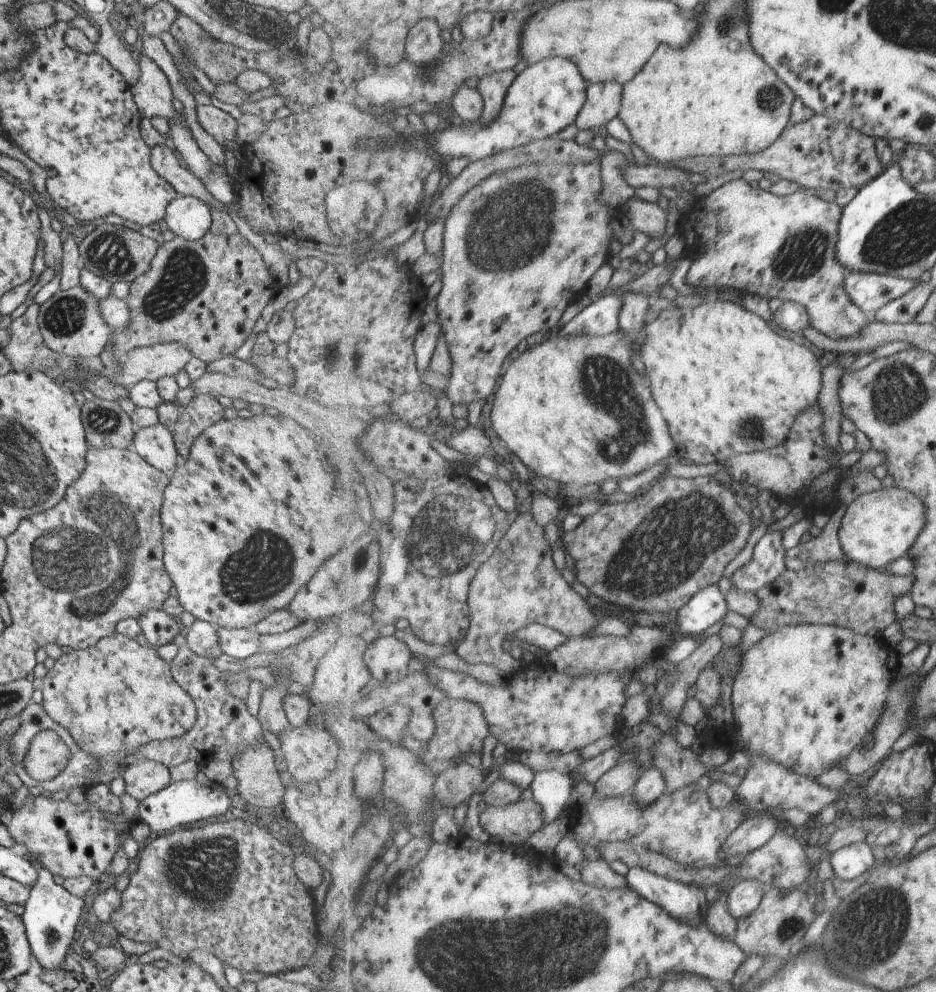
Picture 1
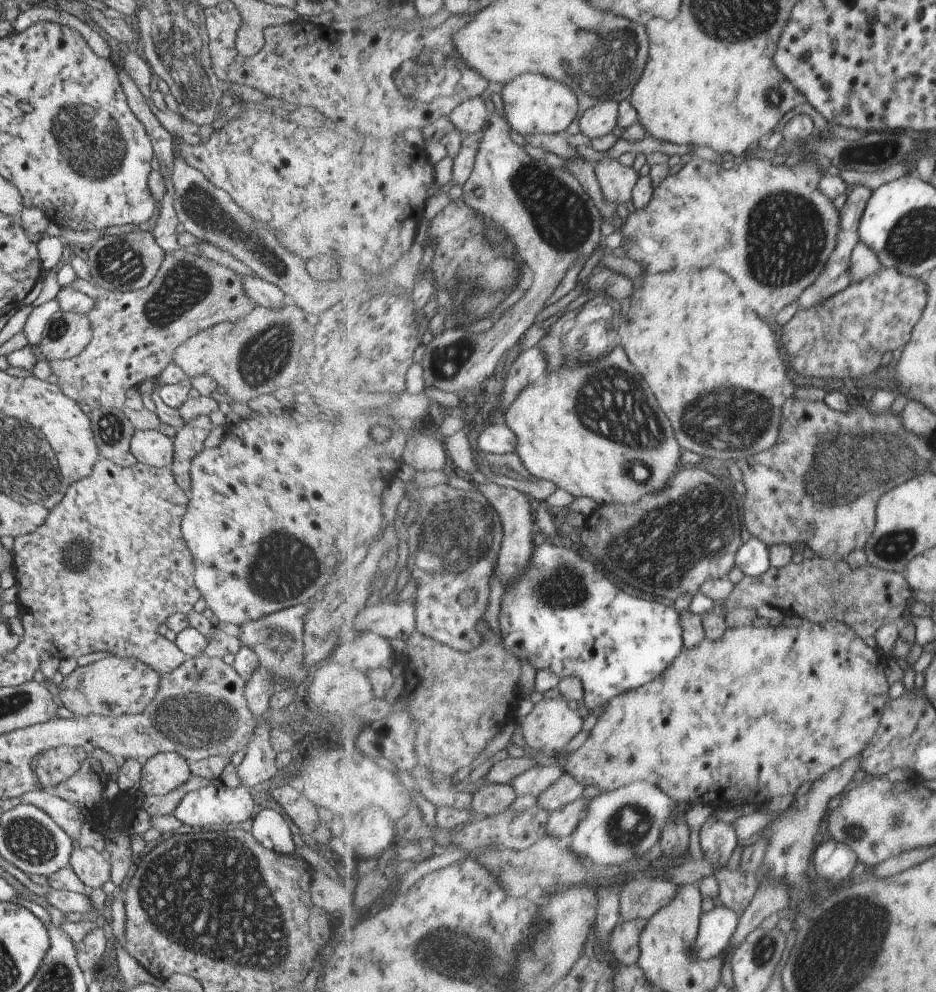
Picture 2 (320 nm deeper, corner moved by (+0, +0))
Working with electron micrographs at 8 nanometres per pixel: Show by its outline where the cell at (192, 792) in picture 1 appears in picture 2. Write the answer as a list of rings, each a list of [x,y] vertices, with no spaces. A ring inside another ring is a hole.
[[[216,783],[208,787],[201,787],[189,791],[174,808],[172,815],[187,826],[221,826],[221,824],[239,824],[249,820],[255,814],[255,806],[248,789],[243,786],[227,788],[223,784]]]

